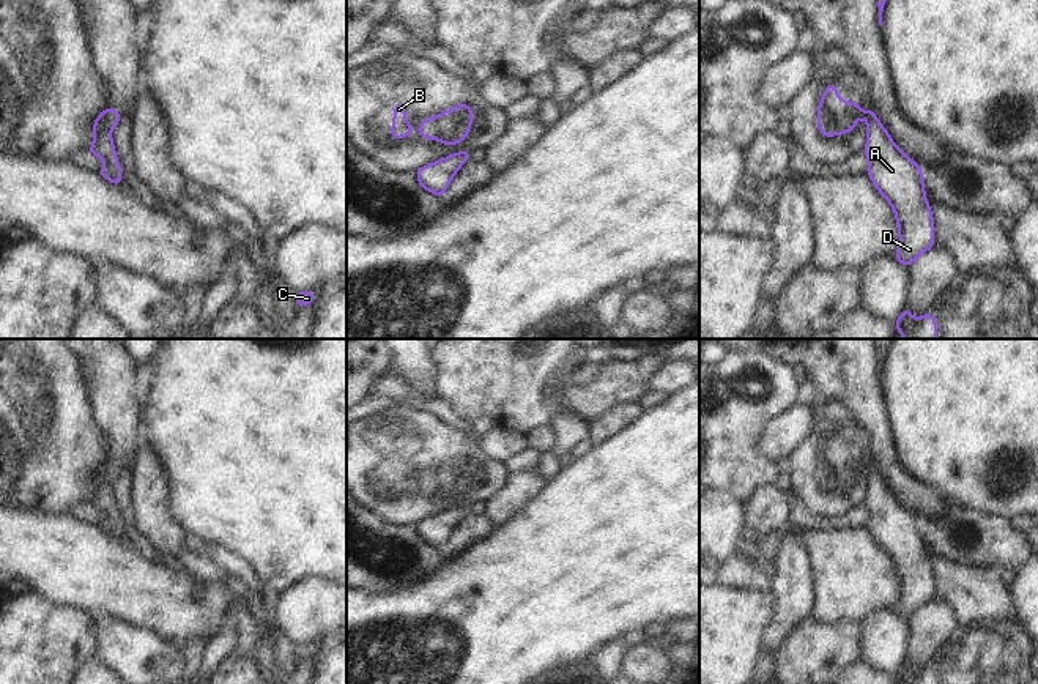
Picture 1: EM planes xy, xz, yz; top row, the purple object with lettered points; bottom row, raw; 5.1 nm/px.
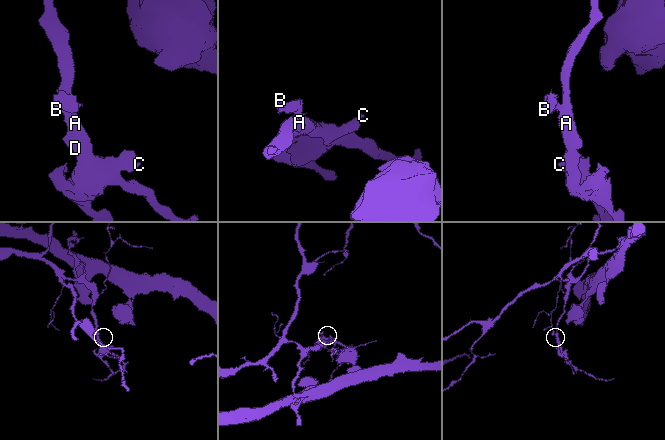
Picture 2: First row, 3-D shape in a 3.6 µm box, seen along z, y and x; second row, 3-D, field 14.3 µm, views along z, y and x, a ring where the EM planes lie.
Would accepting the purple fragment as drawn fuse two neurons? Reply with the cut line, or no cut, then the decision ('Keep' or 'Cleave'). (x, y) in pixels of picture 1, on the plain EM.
Split along xy (95, 473), (103, 475), (111, 483). Cleave

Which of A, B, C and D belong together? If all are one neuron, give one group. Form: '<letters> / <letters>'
A C D / B

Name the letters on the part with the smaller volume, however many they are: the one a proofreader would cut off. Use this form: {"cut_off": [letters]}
{"cut_off": ["B"]}

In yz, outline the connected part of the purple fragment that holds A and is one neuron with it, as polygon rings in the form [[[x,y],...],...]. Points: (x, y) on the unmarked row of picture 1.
[[[879,470],[868,479],[863,506],[869,512],[868,530],[895,563],[899,583],[895,612],[910,619],[920,607],[934,600],[934,572],[925,550],[921,520],[893,496]]]

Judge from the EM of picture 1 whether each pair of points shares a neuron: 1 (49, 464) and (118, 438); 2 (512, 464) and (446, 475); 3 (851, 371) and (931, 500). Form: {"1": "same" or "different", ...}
{"1": "different", "2": "different", "3": "same"}

